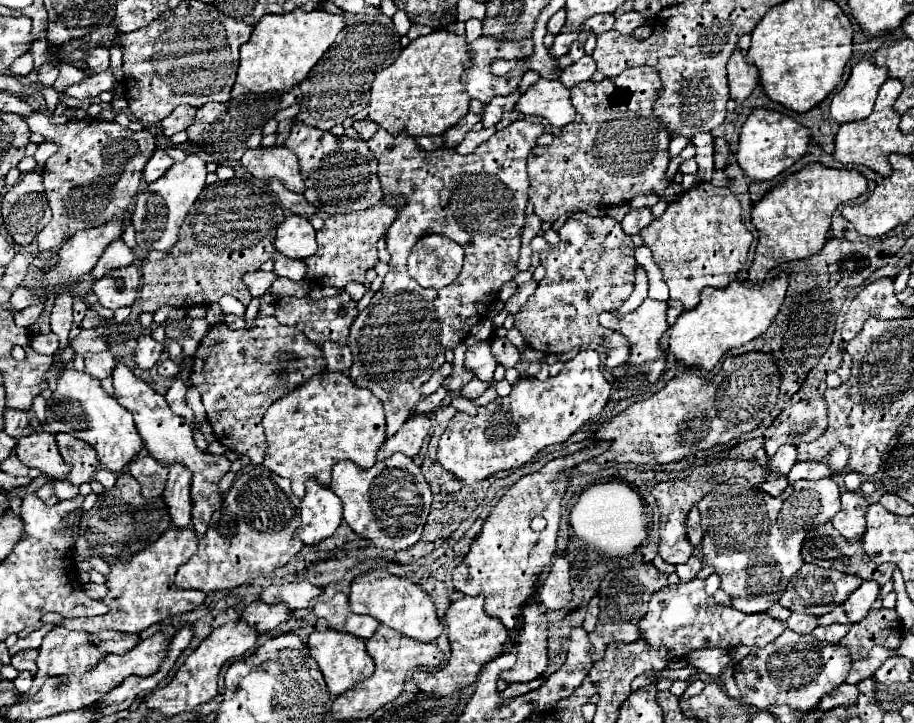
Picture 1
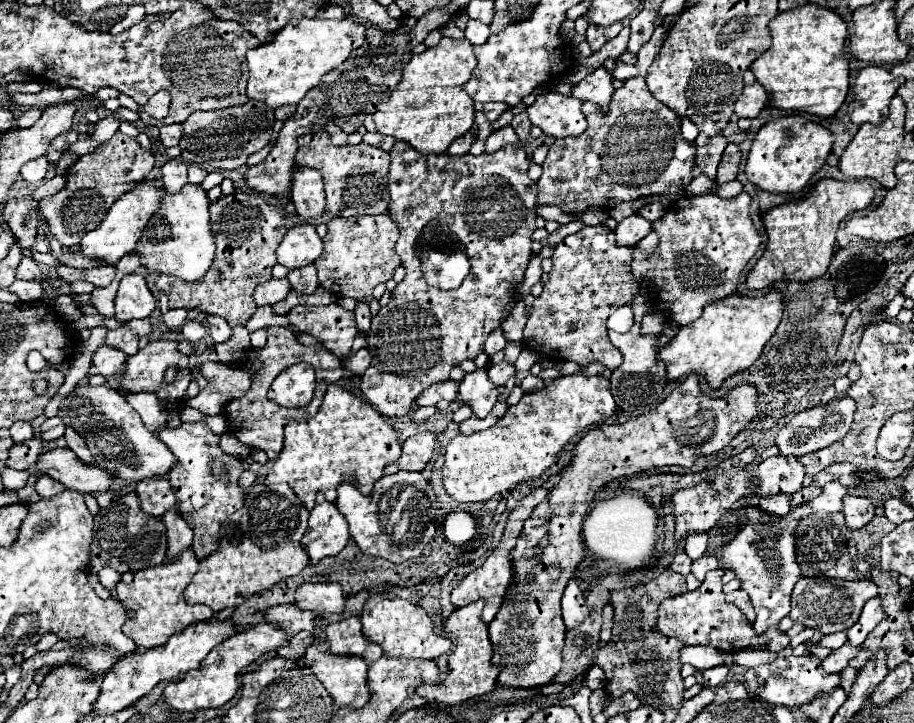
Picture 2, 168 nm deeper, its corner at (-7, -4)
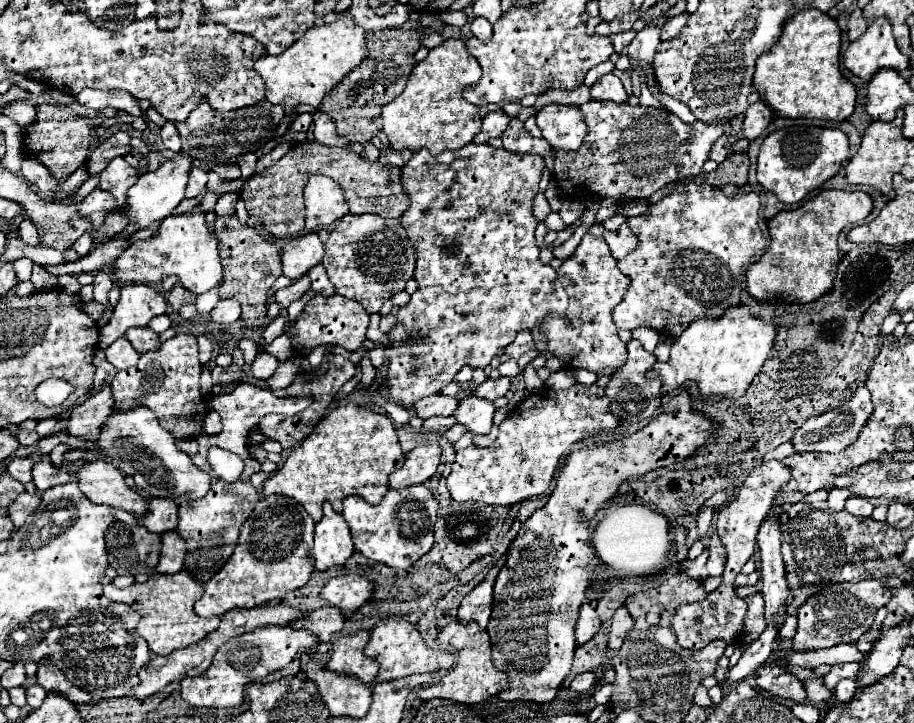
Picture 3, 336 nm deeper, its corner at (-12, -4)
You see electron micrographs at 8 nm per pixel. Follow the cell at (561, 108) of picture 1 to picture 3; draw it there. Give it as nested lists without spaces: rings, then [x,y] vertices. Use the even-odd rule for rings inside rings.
[[[548,104],[536,114],[536,124],[554,150],[578,150],[586,136],[586,122],[578,106]]]

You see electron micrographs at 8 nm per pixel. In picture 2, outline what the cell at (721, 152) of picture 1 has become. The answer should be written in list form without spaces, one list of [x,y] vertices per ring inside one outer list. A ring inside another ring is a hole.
[[[727,144],[725,154],[723,154],[723,160],[721,160],[719,168],[717,168],[717,178],[715,178],[715,182],[717,182],[717,184],[725,184],[725,182],[735,180],[739,160],[741,160],[739,146],[737,146],[737,144]]]

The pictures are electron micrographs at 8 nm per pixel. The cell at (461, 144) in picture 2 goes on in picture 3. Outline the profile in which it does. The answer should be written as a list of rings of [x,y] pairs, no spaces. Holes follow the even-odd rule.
[[[496,110],[496,112],[490,112],[484,116],[484,124],[482,124],[482,132],[474,138],[474,142],[478,144],[484,144],[488,142],[492,136],[502,136],[502,132],[506,130],[510,118],[502,112],[502,110]]]

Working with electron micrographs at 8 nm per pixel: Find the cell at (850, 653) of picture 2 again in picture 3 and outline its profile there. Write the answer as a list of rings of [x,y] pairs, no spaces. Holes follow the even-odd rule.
[[[856,662],[836,664],[836,666],[832,666],[832,670],[824,676],[824,684],[832,690],[832,688],[836,688],[836,684],[838,684],[842,678],[856,678],[858,670],[860,670],[860,664],[856,664]]]

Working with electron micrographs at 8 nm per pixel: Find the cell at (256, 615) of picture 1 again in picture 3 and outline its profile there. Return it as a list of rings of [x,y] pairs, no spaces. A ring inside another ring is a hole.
[[[326,606],[310,612],[306,620],[312,620],[312,634],[318,638],[318,642],[328,642],[334,632],[340,632],[344,628],[346,618],[342,610],[336,610],[334,606]]]

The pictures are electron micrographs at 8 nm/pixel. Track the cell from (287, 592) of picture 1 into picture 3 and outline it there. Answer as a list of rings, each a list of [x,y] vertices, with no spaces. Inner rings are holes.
[[[346,574],[332,578],[322,588],[322,598],[332,606],[340,608],[344,614],[352,614],[362,604],[370,602],[374,594],[374,582],[360,574]]]

